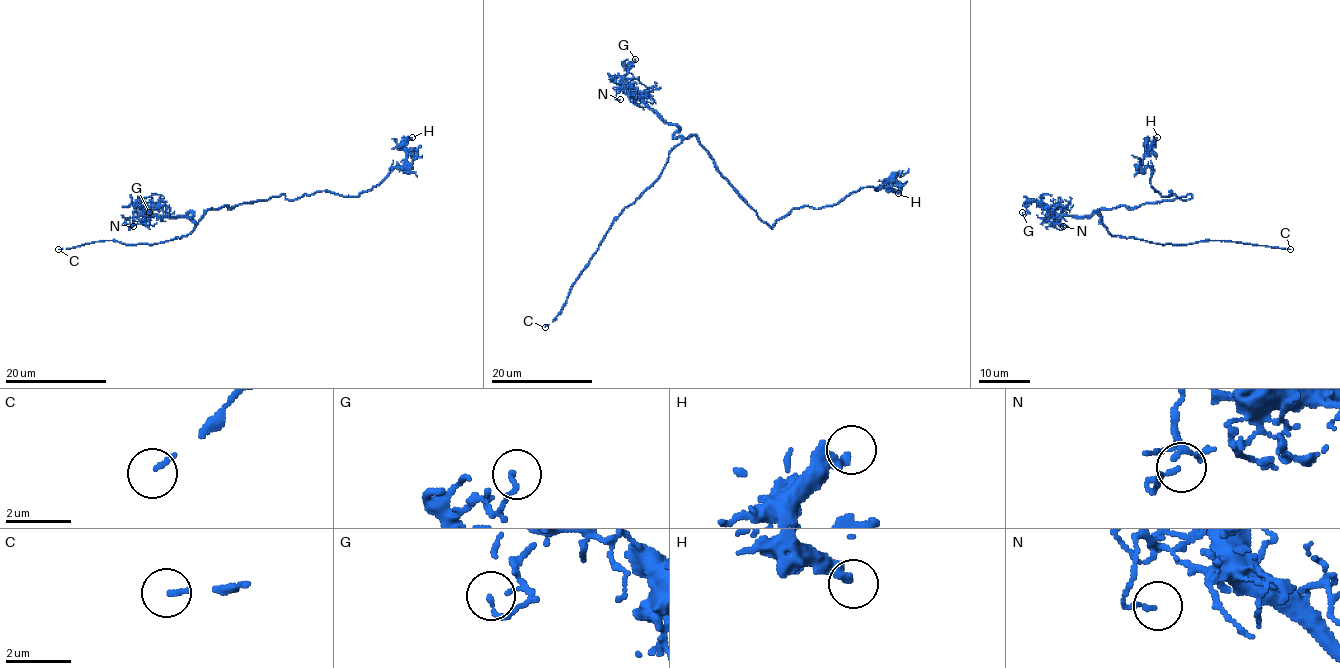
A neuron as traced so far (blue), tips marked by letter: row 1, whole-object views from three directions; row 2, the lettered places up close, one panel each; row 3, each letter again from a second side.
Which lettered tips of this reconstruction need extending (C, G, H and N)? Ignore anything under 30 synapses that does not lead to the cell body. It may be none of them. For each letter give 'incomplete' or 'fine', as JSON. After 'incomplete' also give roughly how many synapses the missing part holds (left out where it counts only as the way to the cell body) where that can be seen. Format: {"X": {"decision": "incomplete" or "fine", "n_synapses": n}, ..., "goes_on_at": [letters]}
{"C": {"decision": "incomplete"}, "G": {"decision": "fine"}, "H": {"decision": "fine"}, "N": {"decision": "fine"}, "goes_on_at": ["C"]}

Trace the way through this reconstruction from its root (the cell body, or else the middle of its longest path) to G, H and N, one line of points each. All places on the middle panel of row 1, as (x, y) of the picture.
G: (710, 154), (695, 135), (675, 138), (678, 127), (666, 124), (635, 93), (625, 78), (625, 66), (635, 59)
H: (710, 154), (715, 169), (771, 228), (793, 209), (836, 205), (891, 178), (898, 193)
N: (710, 154), (695, 135), (675, 138), (678, 127), (666, 124), (628, 87), (616, 92), (615, 98), (620, 99)

